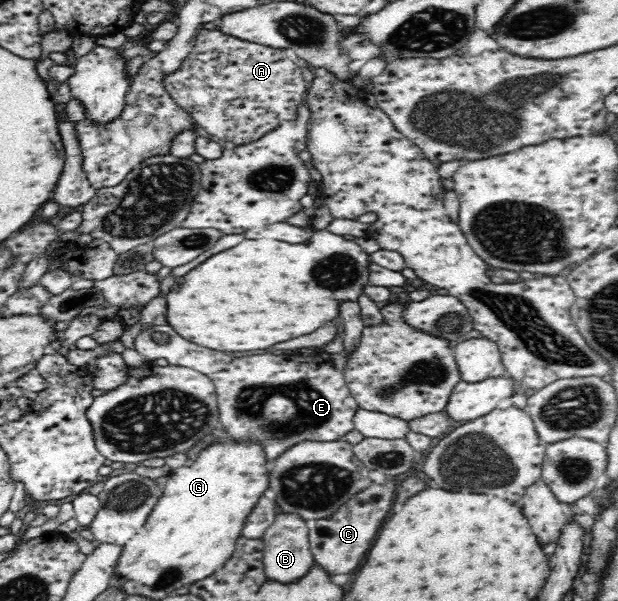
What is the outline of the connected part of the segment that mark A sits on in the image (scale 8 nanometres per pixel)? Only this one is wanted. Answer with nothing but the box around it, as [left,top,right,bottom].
[163,29,308,147]

